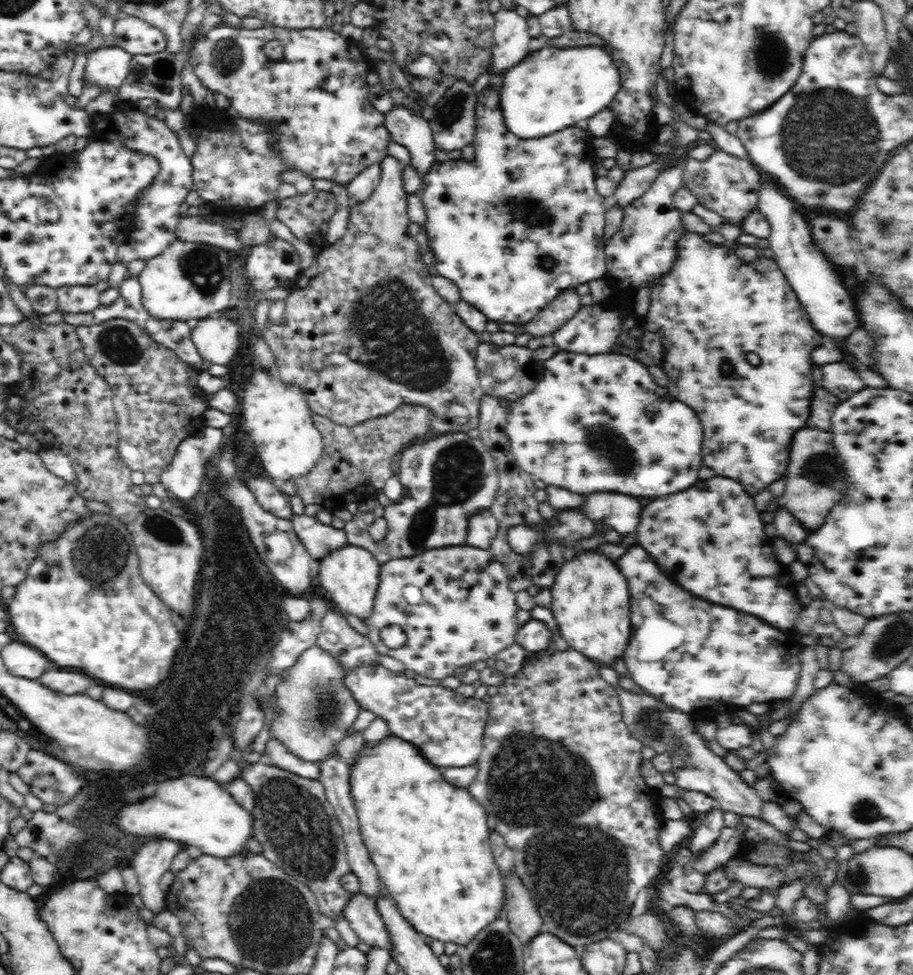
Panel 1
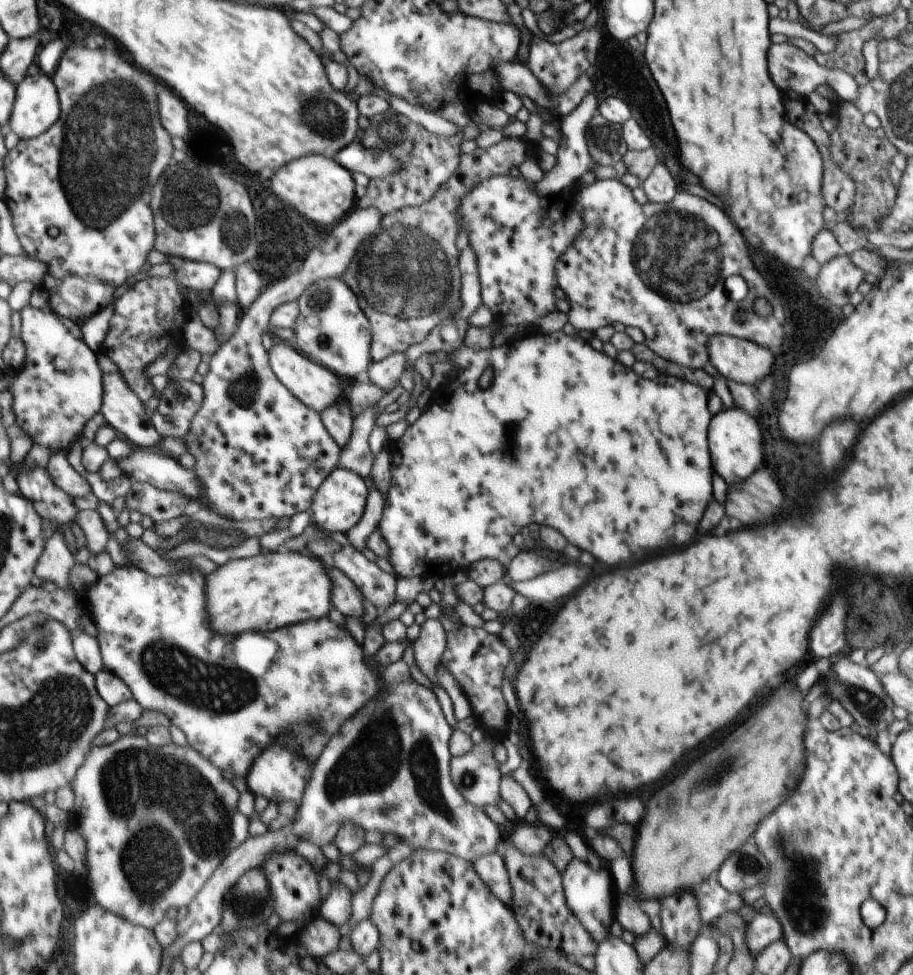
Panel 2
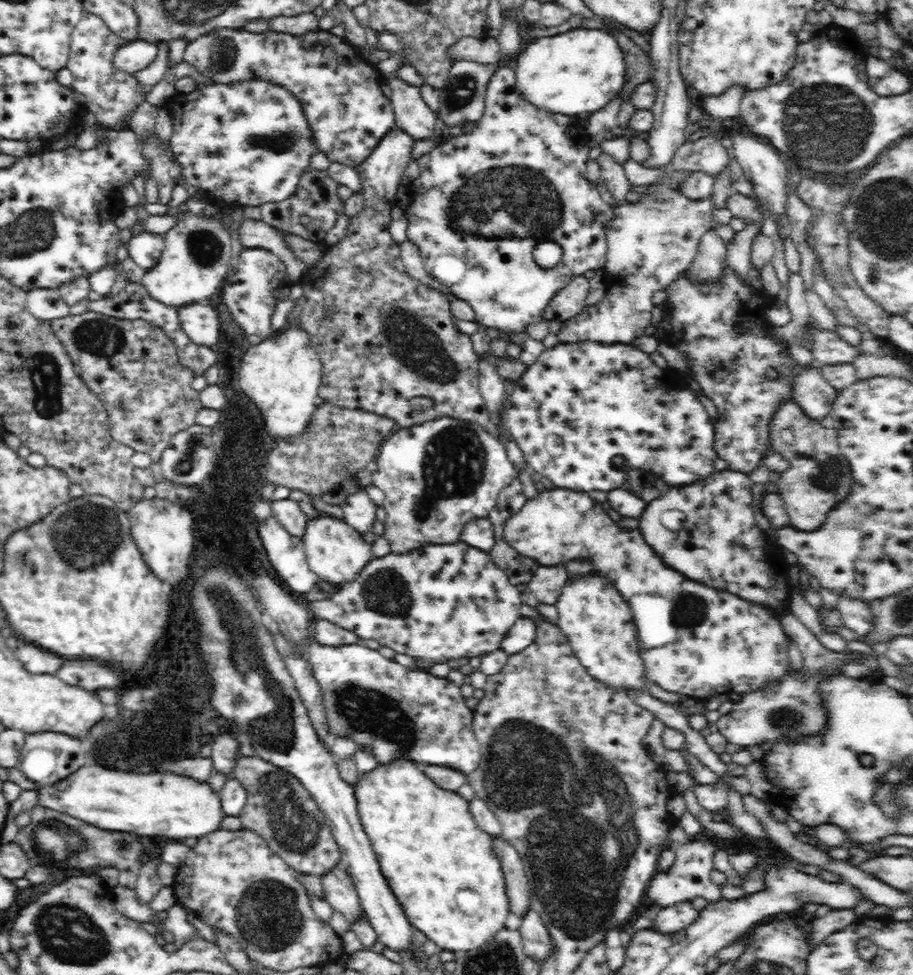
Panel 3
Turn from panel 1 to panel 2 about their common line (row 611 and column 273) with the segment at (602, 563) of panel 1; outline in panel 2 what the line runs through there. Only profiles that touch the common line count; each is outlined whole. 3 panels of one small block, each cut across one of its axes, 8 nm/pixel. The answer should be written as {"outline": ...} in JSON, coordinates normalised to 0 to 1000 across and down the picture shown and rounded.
{"outline":[[[289,564],[279,571],[254,573],[228,589],[228,624],[232,642],[241,650],[304,646],[355,634],[367,622],[368,598],[355,574],[333,564]]]}

